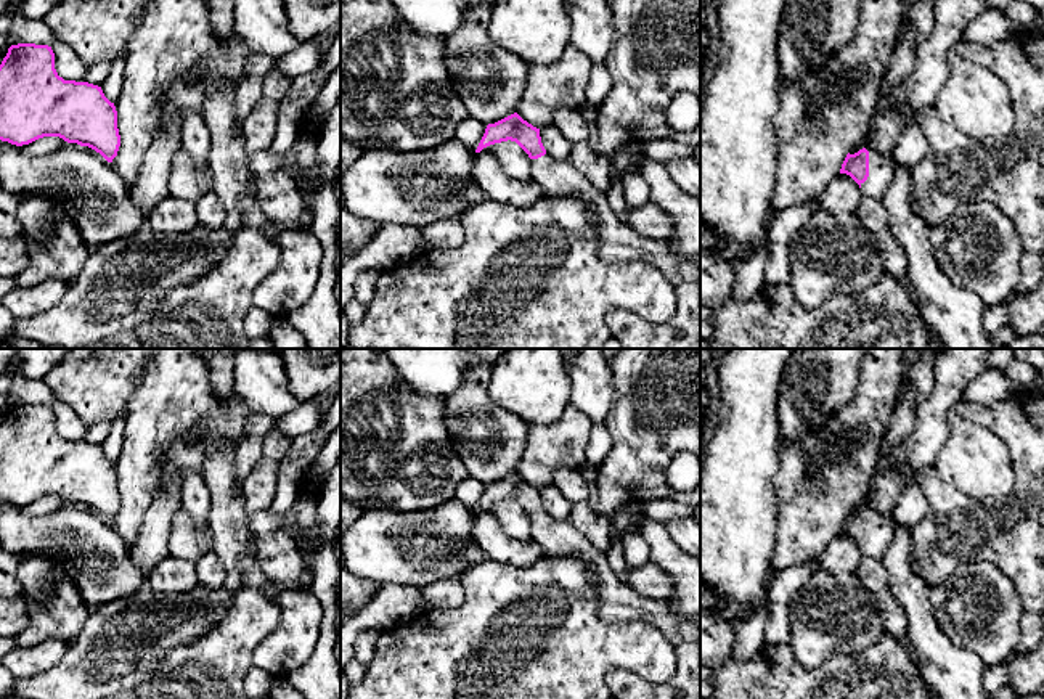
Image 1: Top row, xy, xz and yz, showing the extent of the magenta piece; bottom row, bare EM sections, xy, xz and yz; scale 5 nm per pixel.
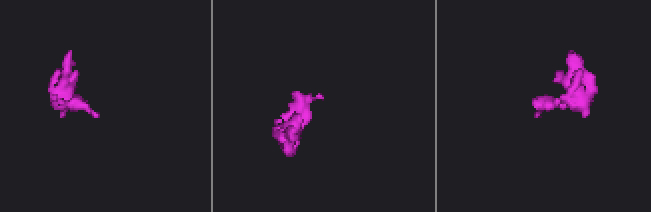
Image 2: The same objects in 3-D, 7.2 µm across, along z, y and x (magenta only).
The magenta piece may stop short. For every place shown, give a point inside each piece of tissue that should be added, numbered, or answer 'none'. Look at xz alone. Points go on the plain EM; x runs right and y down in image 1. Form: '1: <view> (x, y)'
1: xz (558, 537)

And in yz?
1: yz (882, 529)

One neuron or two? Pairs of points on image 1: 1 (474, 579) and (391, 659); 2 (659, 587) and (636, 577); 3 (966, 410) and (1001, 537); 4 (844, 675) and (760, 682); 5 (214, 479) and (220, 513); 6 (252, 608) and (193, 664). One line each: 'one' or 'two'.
1: one
2: one
3: one
4: one
5: one
6: one

